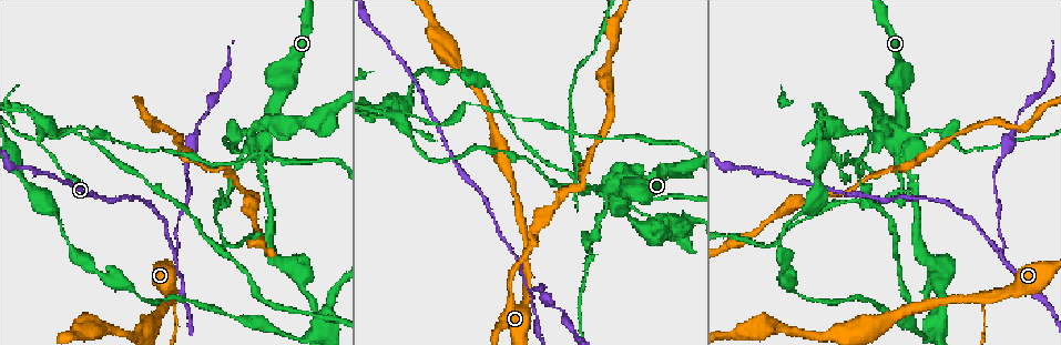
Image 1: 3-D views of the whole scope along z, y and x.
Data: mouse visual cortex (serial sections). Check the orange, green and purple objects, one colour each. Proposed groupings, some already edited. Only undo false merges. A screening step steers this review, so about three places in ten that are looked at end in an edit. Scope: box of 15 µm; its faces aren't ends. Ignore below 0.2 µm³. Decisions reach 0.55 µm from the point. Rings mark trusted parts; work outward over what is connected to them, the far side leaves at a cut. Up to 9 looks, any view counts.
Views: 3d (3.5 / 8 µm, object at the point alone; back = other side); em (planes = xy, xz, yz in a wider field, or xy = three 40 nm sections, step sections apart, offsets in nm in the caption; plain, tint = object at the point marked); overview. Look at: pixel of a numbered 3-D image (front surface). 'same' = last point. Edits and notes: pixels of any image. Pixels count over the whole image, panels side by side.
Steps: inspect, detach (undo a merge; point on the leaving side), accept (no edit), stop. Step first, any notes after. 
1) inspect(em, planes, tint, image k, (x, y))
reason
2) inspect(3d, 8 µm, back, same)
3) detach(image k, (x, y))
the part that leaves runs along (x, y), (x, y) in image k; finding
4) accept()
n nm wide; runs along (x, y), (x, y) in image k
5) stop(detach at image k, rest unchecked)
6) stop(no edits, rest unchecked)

inspect(3d, 3.5 µm, image 1, (638, 193))
thin neck

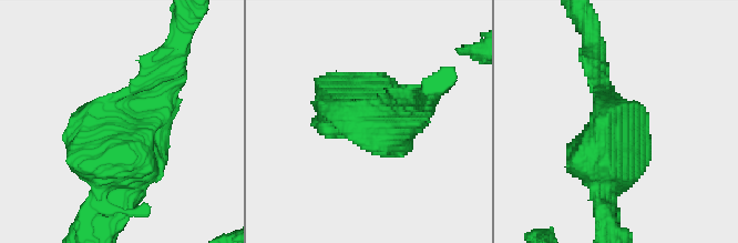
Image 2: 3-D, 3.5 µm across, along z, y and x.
inspect(em, xy, step 2, plain, image 2, (124, 139))

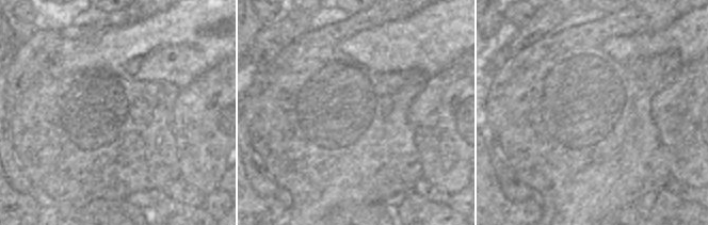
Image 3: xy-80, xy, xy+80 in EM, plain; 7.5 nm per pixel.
inspect(em, xy, step 2, tint, same)
with the object marked

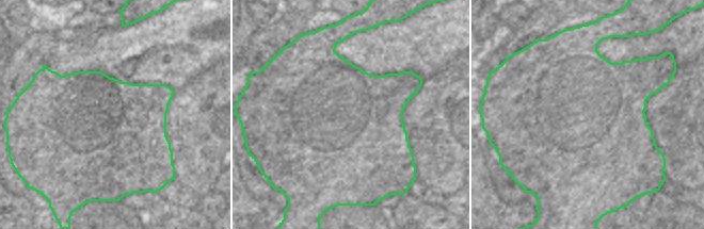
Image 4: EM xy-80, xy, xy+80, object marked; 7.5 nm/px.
accept()
runs along (154, 107), (90, 230) in image 2; continuous, no second cell

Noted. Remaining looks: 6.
inspect(3d, 3.5 µm, back, image 1, (644, 228))
abrupt turn

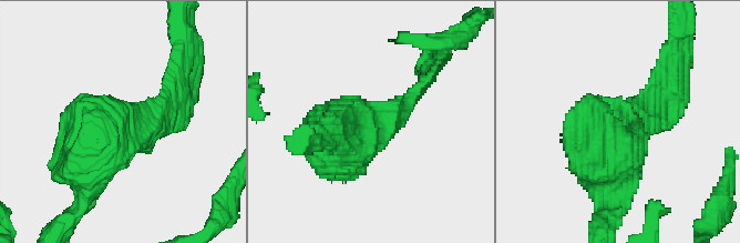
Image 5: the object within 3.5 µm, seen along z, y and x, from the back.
inspect(em, xy, step 1, tint, image 5, (371, 126))
shape alone is not enough

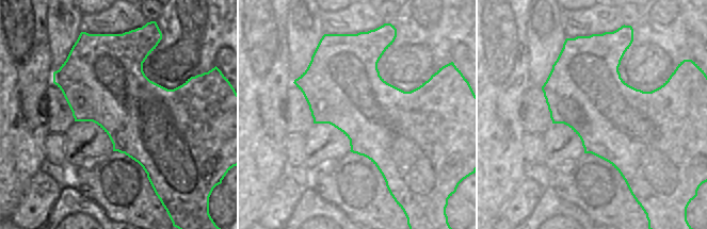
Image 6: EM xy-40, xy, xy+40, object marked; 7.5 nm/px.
accept()
runs along (160, 122), (88, 163), (71, 218) in image 5; continuous, no second cell

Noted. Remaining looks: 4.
inspect(3d, 3.5 µm, back, image 1, (526, 274))
thick turns thin

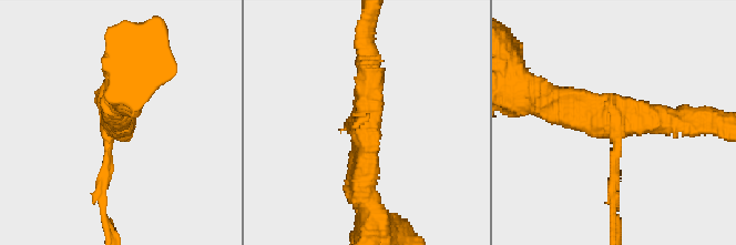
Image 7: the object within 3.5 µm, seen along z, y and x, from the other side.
inspect(em, planes, tint, image 7, (616, 125))
3 arms; arms of 150, 300, 350 nm

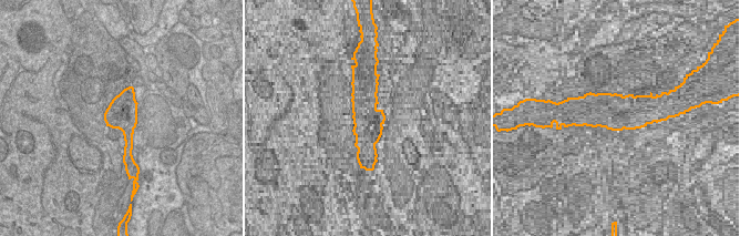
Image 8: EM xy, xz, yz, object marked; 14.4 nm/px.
detach(image 7, (102, 185))
440 nm wide; the part that leaves runs along (109, 151), (102, 181), (105, 228) in image 7; two cells meet here

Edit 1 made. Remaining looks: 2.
stop(detach at image 7, rest unchecked)

